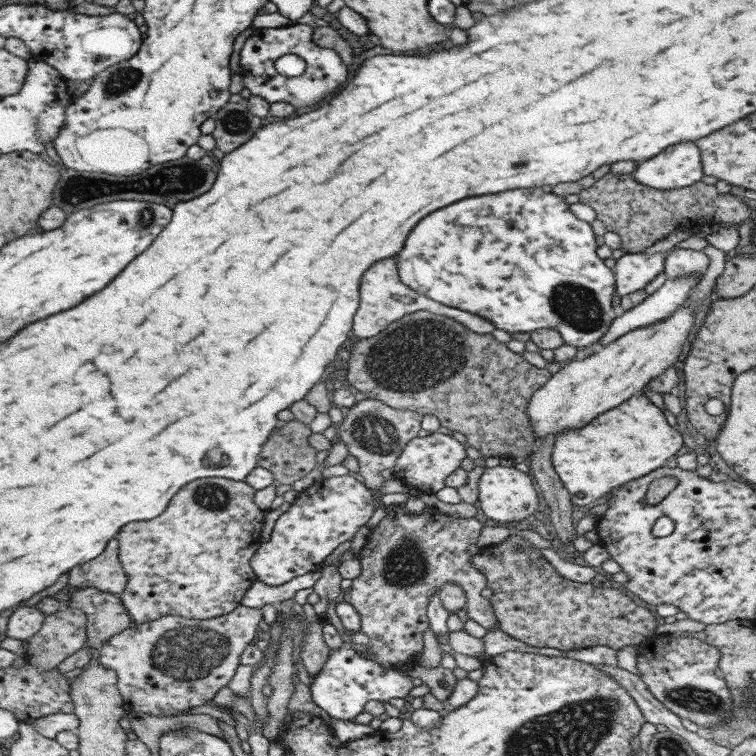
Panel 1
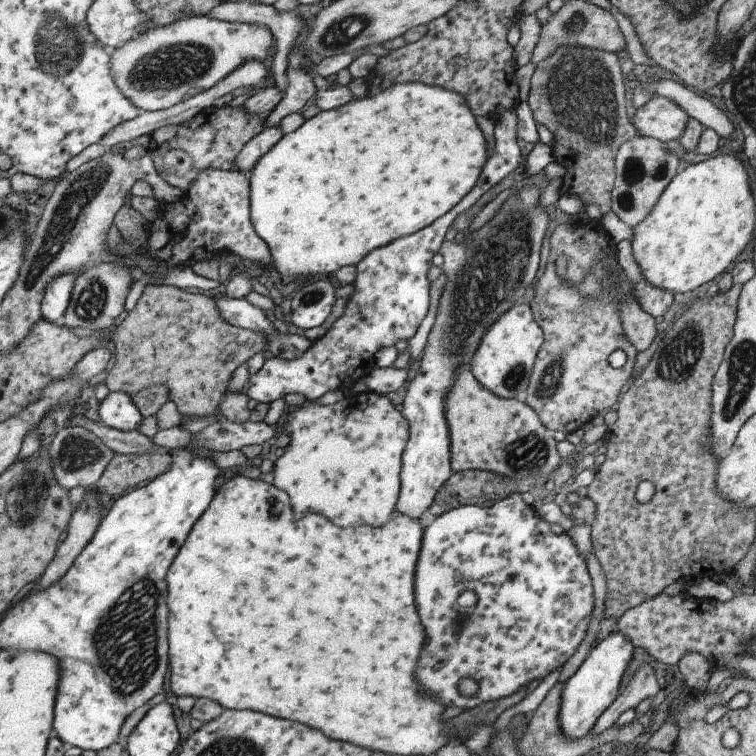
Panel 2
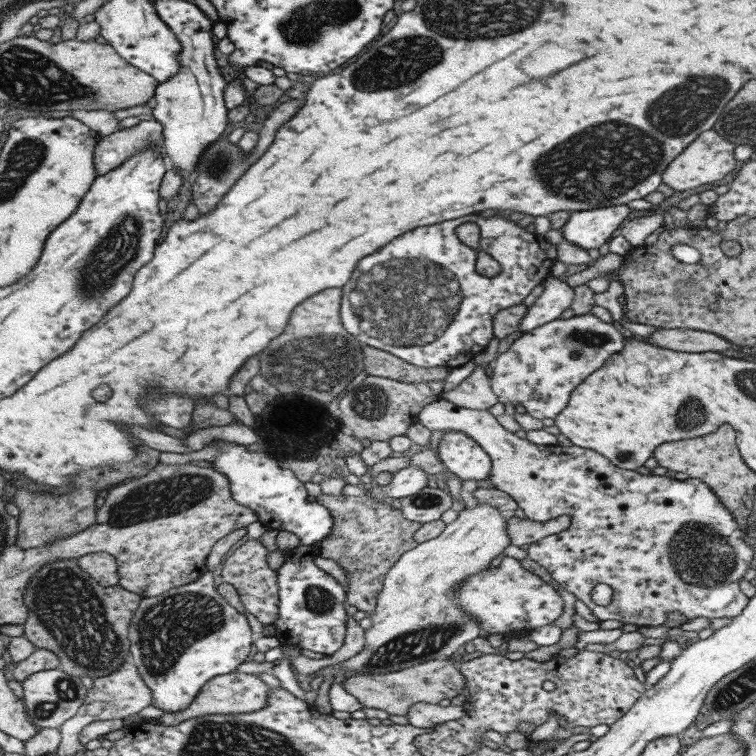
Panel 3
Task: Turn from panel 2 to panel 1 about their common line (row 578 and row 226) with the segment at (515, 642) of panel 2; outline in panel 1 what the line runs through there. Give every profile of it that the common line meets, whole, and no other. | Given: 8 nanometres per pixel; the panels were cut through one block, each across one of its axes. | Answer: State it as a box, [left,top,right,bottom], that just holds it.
[394,187,618,349]

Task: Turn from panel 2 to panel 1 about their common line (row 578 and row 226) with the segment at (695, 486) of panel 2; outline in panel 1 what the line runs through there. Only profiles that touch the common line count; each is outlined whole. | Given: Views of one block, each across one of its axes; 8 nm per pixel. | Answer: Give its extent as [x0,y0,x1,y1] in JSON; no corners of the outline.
[577,175,749,253]

